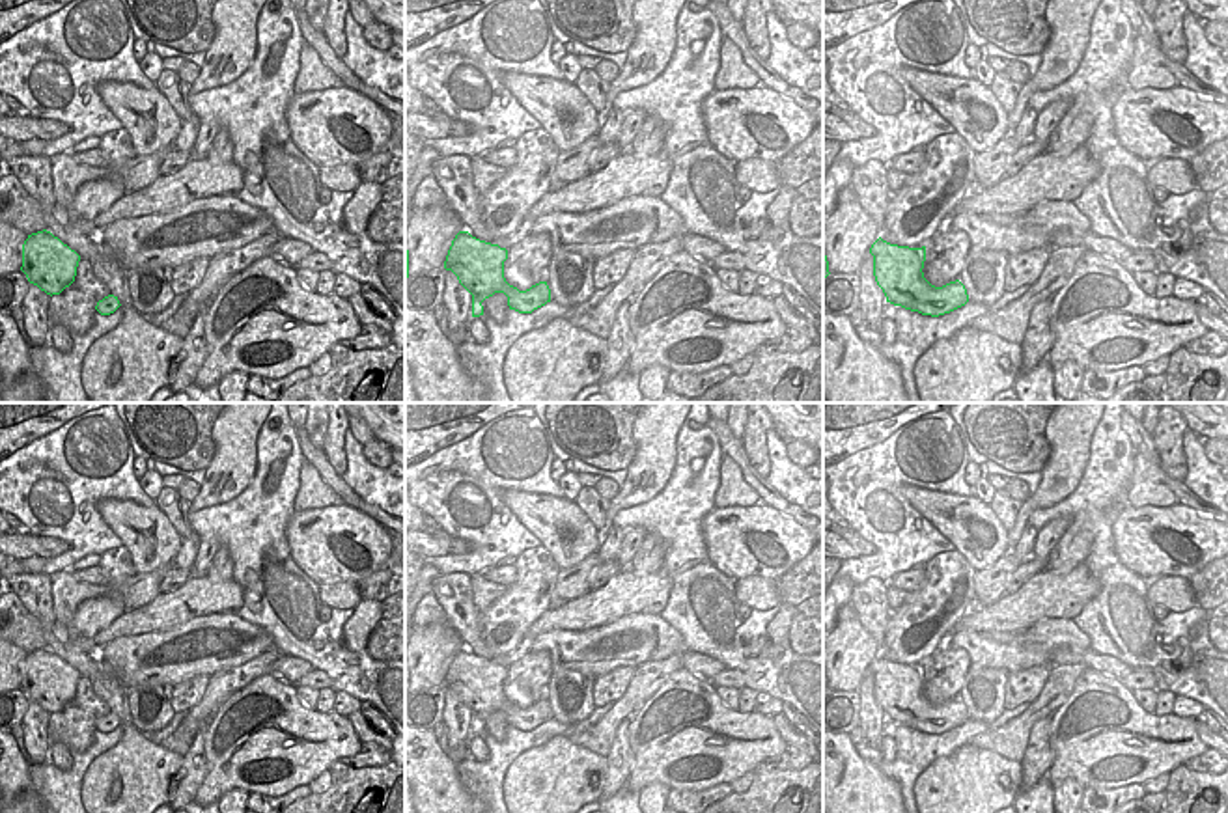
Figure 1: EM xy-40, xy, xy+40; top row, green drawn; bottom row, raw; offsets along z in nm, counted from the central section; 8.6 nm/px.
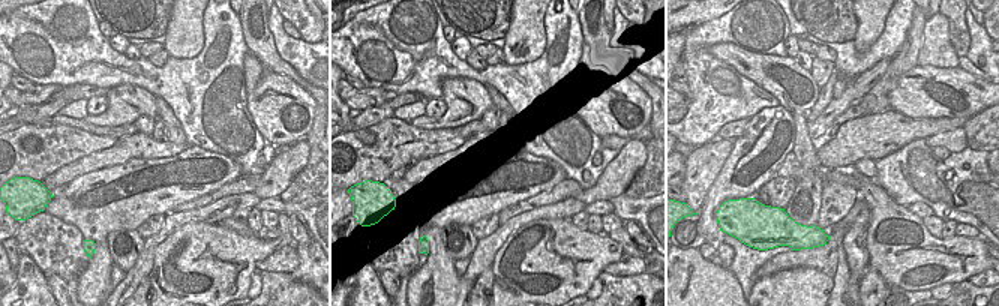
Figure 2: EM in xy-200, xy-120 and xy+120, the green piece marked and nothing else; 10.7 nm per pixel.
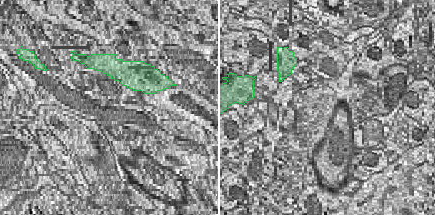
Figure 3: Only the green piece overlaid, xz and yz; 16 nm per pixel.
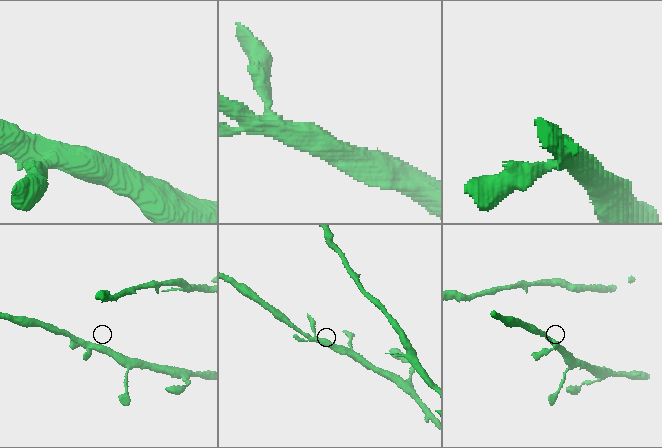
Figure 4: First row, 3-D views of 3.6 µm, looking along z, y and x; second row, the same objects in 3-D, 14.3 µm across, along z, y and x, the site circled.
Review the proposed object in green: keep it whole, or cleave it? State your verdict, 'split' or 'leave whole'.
leave whole

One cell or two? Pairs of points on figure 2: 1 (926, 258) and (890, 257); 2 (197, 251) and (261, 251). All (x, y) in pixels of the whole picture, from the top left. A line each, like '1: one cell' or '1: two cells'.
1: one cell
2: one cell

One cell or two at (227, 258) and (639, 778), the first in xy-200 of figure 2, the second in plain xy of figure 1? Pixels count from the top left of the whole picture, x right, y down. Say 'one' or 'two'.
one

